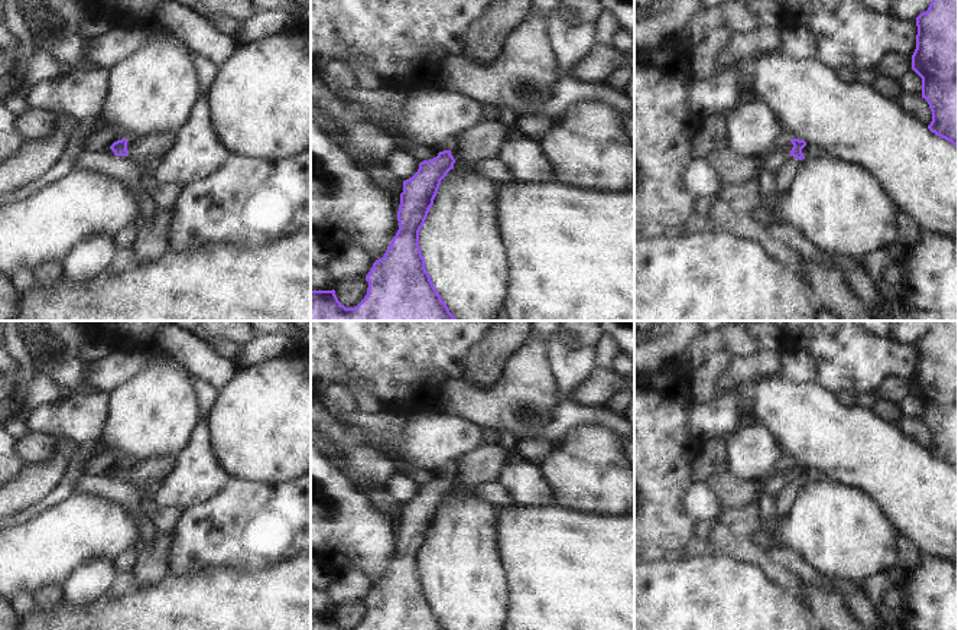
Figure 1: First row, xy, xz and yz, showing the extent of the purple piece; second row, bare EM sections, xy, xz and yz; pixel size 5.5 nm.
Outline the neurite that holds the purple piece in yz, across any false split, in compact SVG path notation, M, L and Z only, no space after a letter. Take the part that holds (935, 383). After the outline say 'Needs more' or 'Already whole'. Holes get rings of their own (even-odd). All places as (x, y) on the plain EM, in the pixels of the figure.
M933 321L928 334L916 341L916 350L912 393L922 402L922 422L928 425L932 435L928 452L958 472L958 321Z. Already whole.

